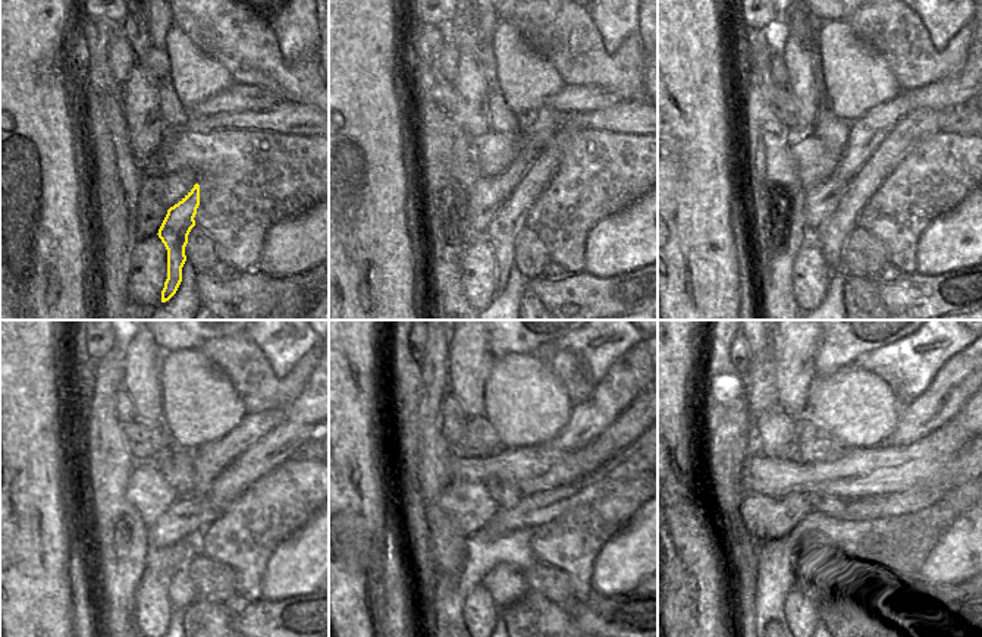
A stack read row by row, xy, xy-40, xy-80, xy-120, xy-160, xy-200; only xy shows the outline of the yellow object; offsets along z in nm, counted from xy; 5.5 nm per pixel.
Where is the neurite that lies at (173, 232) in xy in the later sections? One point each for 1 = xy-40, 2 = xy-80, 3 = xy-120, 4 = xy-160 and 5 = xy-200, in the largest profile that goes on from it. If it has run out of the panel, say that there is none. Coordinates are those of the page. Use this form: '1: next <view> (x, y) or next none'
1: next xy-40 (510, 220)
2: next xy-80 (831, 235)
3: next xy-120 (279, 445)
4: next xy-160 (626, 430)
5: next xy-200 (956, 419)

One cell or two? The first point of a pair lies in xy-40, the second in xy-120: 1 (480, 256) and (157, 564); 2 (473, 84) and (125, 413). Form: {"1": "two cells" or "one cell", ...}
{"1": "two cells", "2": "two cells"}

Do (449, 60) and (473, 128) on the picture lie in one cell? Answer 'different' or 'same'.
different

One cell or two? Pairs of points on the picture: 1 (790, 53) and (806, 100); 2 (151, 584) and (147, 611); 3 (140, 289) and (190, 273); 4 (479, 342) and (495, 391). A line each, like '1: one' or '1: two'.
1: one
2: one
3: two
4: two

